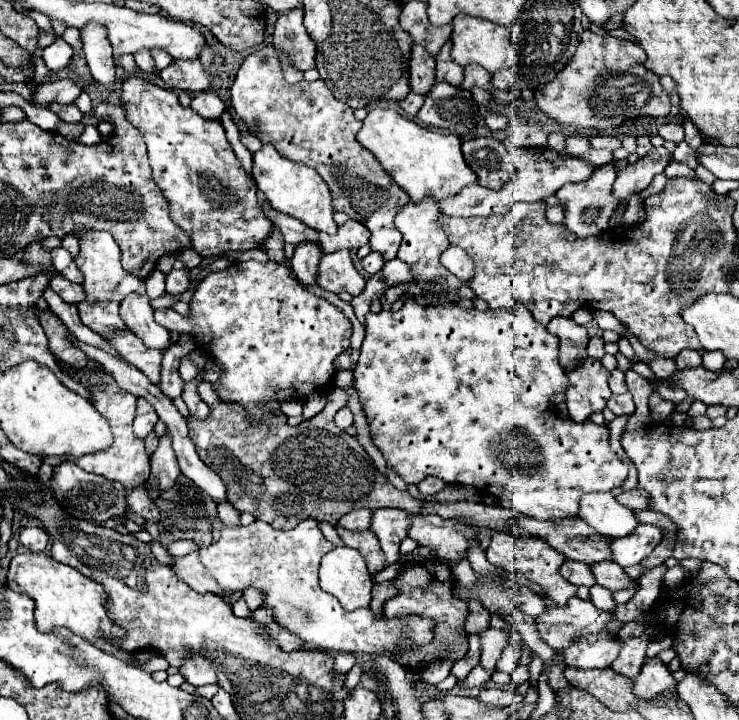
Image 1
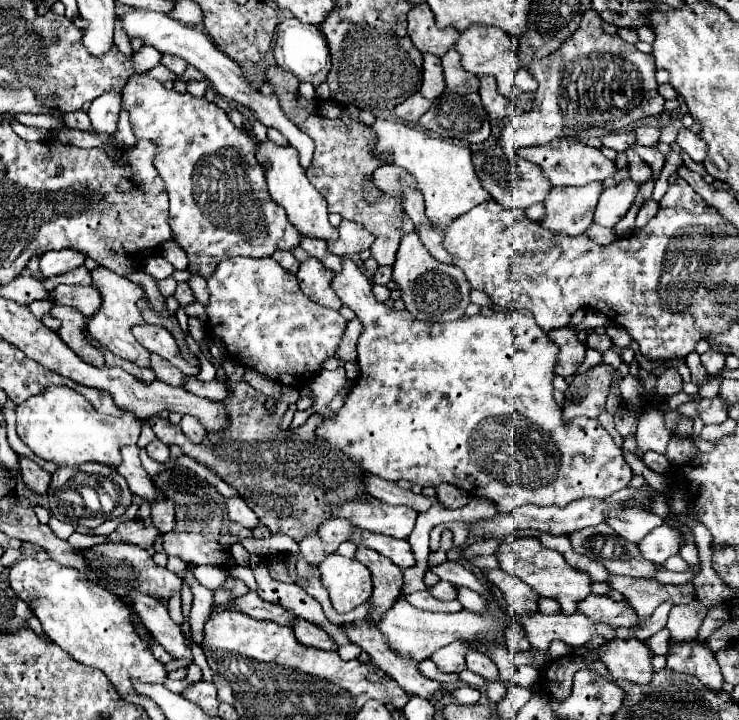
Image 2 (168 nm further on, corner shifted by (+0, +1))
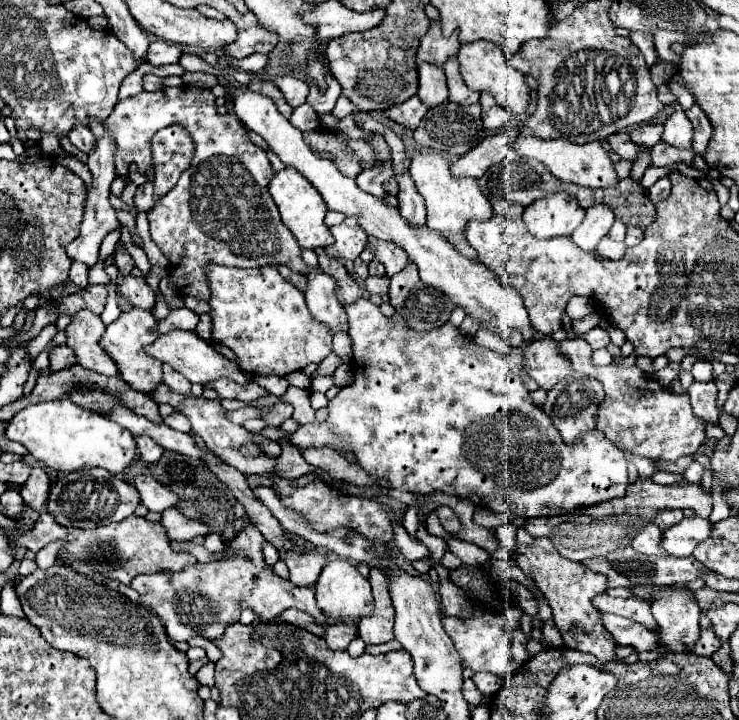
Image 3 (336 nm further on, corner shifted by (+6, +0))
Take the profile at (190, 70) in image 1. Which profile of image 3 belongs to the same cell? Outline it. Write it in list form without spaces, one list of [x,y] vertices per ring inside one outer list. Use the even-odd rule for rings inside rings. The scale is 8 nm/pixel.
[[[156,39],[150,43],[148,47],[148,63],[152,65],[168,65],[168,63],[178,63],[182,51],[172,45],[172,43],[166,43],[162,39]]]

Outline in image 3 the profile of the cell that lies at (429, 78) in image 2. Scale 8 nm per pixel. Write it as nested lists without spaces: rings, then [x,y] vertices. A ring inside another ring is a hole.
[[[418,63],[418,97],[424,105],[436,107],[448,101],[448,87],[446,87],[446,75],[442,67],[430,65],[430,63]]]

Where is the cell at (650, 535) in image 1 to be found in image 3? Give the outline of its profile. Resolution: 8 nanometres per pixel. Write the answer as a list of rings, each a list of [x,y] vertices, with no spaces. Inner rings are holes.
[[[684,517],[670,529],[662,531],[660,547],[674,557],[690,557],[694,547],[708,537],[712,531],[712,521],[702,517]]]

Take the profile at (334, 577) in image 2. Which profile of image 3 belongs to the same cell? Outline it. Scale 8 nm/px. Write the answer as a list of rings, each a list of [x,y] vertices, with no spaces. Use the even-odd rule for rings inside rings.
[[[332,559],[326,563],[326,567],[322,569],[318,581],[316,581],[316,605],[320,605],[320,609],[324,609],[324,613],[328,613],[328,617],[356,617],[356,621],[360,621],[366,615],[372,615],[372,591],[370,591],[370,583],[368,579],[364,579],[358,569],[348,563],[346,559]]]

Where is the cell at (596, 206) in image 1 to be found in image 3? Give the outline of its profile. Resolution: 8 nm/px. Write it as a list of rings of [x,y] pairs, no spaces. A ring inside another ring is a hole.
[[[552,193],[524,207],[522,221],[536,239],[568,237],[582,223],[584,209],[570,193]]]

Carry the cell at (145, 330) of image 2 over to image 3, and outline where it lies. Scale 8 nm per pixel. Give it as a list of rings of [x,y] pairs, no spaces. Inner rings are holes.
[[[172,331],[166,335],[160,335],[158,341],[154,341],[152,345],[146,347],[146,351],[150,355],[154,355],[156,359],[160,359],[162,363],[168,363],[172,369],[176,369],[178,373],[182,373],[190,383],[200,383],[206,385],[210,381],[216,381],[220,377],[226,377],[230,381],[236,381],[240,385],[248,383],[248,377],[238,369],[236,361],[226,359],[224,355],[216,353],[212,349],[210,343],[206,343],[204,339],[200,339],[194,331]]]

